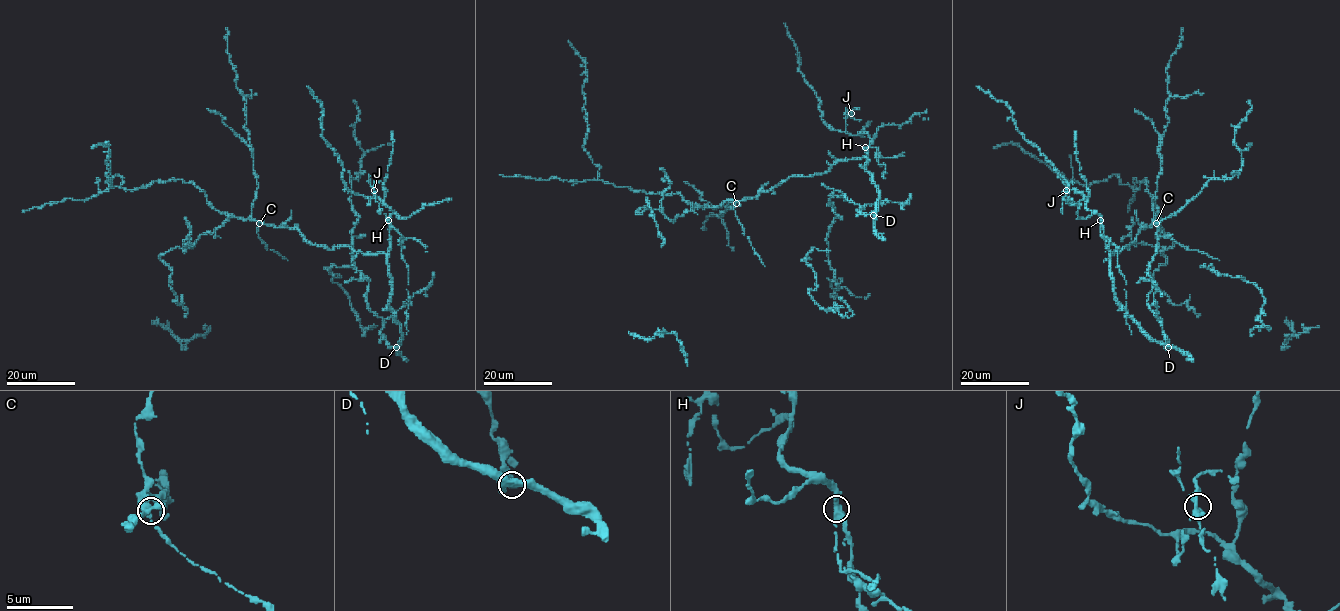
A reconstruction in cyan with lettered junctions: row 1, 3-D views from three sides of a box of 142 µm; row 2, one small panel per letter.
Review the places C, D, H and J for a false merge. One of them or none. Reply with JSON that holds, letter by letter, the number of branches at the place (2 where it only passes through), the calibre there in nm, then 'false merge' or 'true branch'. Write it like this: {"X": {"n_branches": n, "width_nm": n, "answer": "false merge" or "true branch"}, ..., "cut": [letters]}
{"C": {"n_branches": 4, "width_nm": 340, "answer": "true branch"}, "D": {"n_branches": 4, "width_nm": 360, "answer": "true branch"}, "H": {"n_branches": 4, "width_nm": 420, "answer": "false merge"}, "J": {"n_branches": 4, "width_nm": 360, "answer": "true branch"}, "cut": ["H"]}

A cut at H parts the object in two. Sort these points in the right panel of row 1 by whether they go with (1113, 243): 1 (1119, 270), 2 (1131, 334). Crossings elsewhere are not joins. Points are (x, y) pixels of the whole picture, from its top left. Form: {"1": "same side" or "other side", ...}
{"1": "same side", "2": "same side"}

